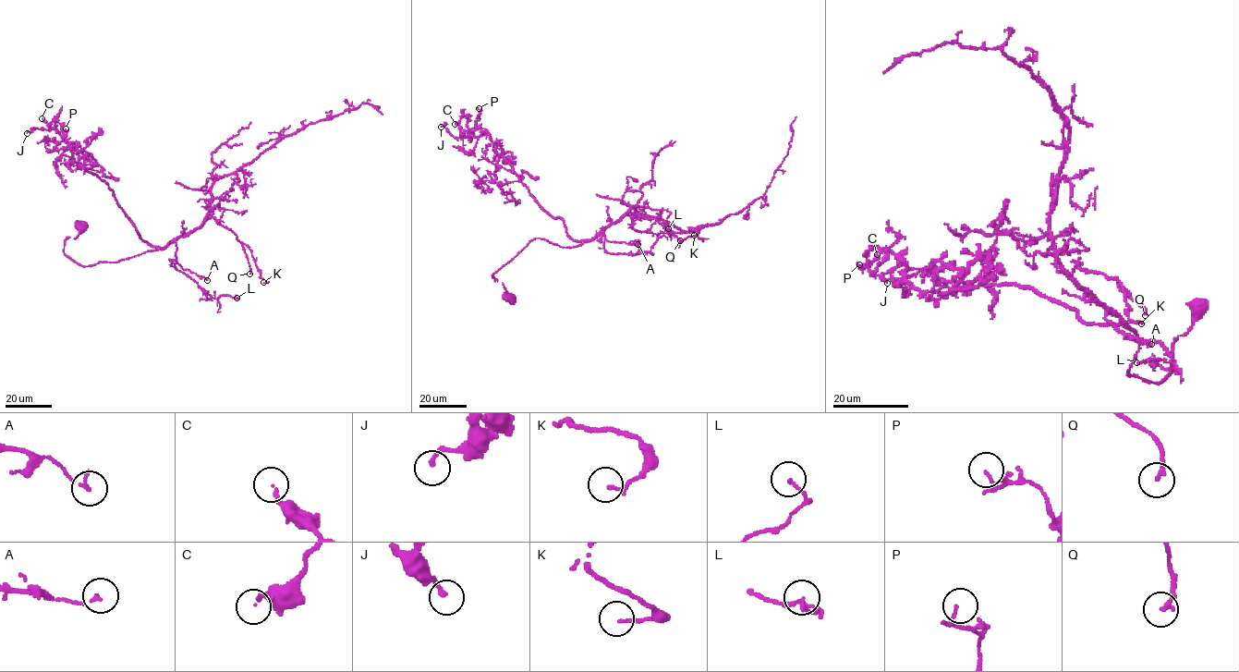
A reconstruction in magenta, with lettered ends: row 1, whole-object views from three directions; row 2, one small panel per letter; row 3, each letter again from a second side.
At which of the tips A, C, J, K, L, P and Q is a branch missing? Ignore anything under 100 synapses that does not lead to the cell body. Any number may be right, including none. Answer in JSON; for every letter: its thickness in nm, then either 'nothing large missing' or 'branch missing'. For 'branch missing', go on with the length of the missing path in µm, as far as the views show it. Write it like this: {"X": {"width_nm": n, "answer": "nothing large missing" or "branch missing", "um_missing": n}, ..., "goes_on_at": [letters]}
{"A": {"width_nm": 130, "answer": "nothing large missing"}, "C": {"width_nm": 140, "answer": "nothing large missing"}, "J": {"width_nm": 190, "answer": "nothing large missing"}, "K": {"width_nm": 130, "answer": "nothing large missing"}, "L": {"width_nm": 110, "answer": "nothing large missing"}, "P": {"width_nm": 90, "answer": "nothing large missing"}, "Q": {"width_nm": 200, "answer": "nothing large missing"}, "goes_on_at": []}

